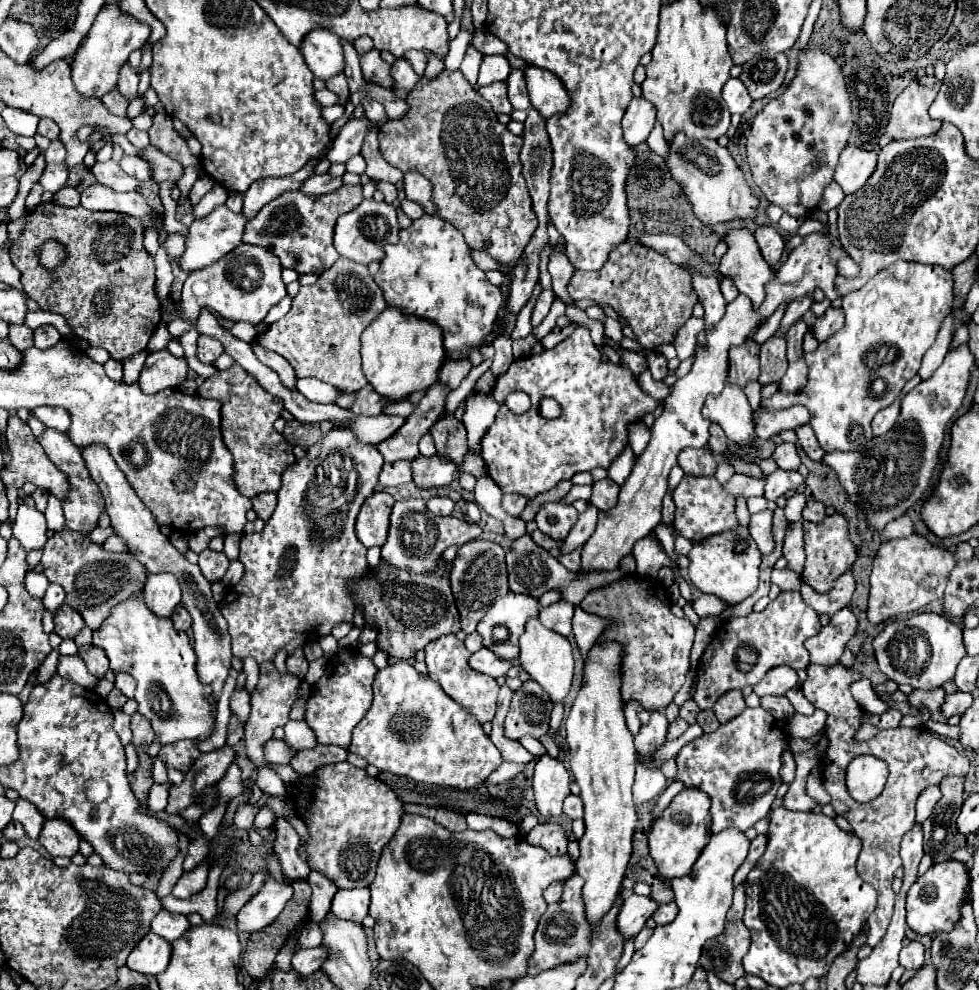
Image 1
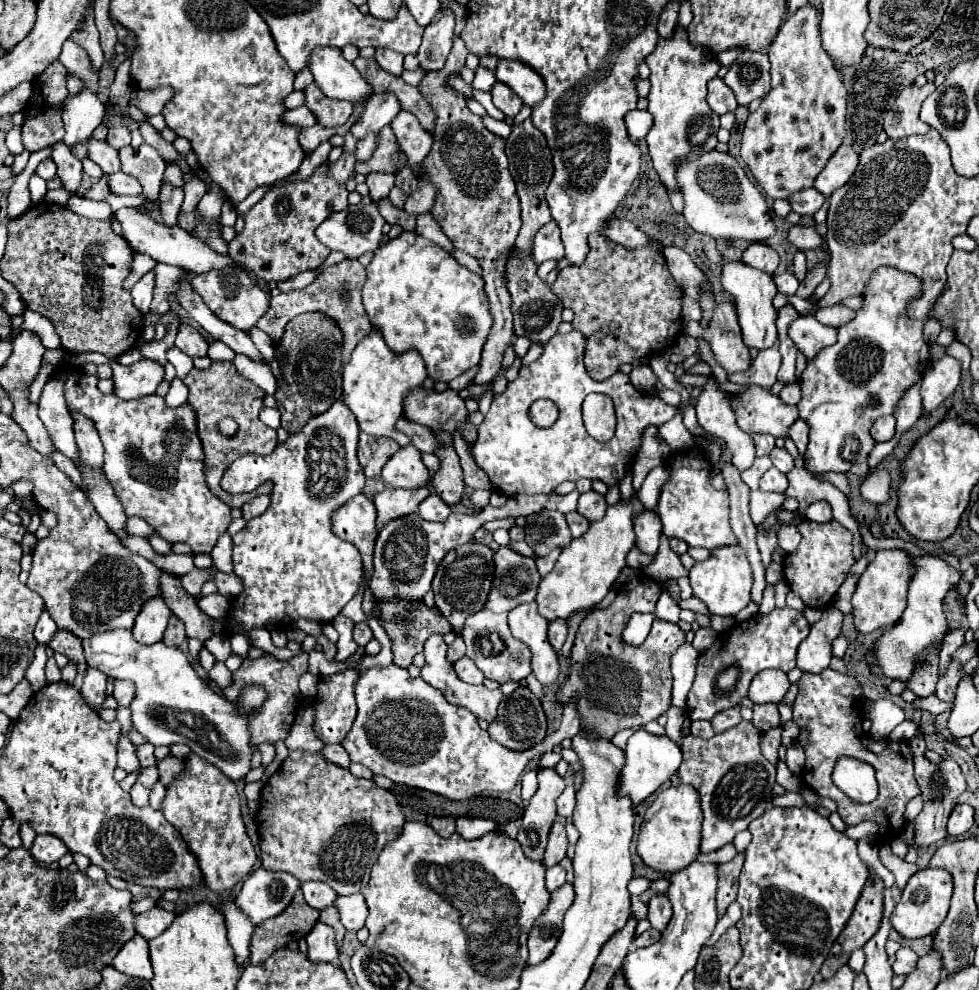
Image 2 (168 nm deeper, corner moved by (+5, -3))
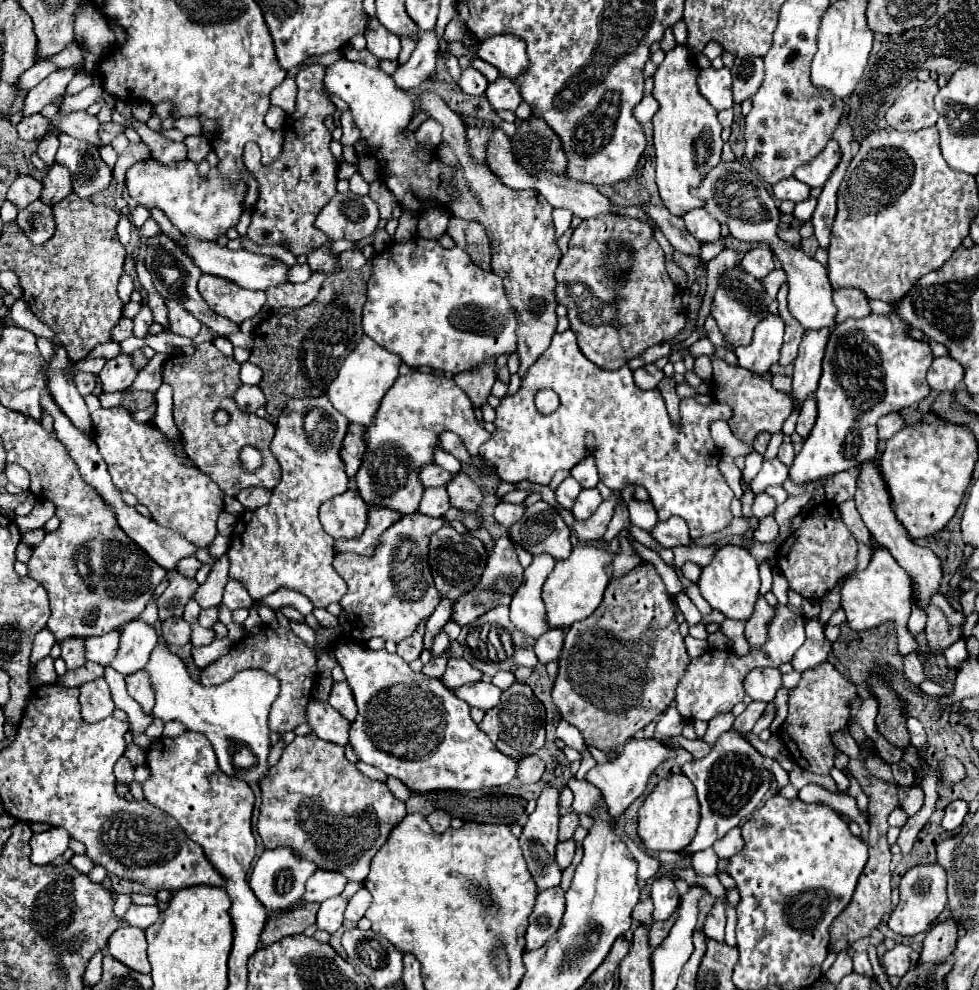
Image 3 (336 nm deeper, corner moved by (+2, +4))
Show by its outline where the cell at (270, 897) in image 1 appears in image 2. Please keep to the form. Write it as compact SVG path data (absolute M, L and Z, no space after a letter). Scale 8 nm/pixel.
M260 867L244 881L236 895L236 903L258 925L264 919L280 915L290 905L300 885L302 883L290 873L266 871Z

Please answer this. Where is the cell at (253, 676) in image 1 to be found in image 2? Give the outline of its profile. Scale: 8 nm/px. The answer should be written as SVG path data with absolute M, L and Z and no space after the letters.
M232 631L232 633L228 635L228 639L230 639L230 643L232 643L232 651L234 651L236 655L242 655L242 657L248 655L250 643L248 643L248 637L246 637L242 631Z

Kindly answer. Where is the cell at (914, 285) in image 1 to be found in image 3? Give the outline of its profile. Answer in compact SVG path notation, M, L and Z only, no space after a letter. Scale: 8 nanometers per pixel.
M895 310L889 314L869 314L865 318L849 318L835 326L825 358L819 388L813 392L817 400L817 422L795 456L789 476L793 482L819 480L837 472L855 468L877 454L877 420L883 414L899 412L929 396L931 388L925 380L933 362L927 342L911 338L911 326Z

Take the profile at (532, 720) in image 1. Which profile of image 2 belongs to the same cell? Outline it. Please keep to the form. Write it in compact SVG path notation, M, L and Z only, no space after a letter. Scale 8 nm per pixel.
M518 687L512 695L502 699L496 719L488 725L488 733L494 741L504 745L506 749L512 749L512 751L532 749L546 737L546 715L542 711L540 699L528 687Z

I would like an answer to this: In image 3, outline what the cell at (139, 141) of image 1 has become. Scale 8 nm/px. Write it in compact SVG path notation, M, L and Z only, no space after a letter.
M107 122L101 126L101 140L105 140L107 144L117 136L117 134L123 134L127 126L123 124L117 124L117 122Z

